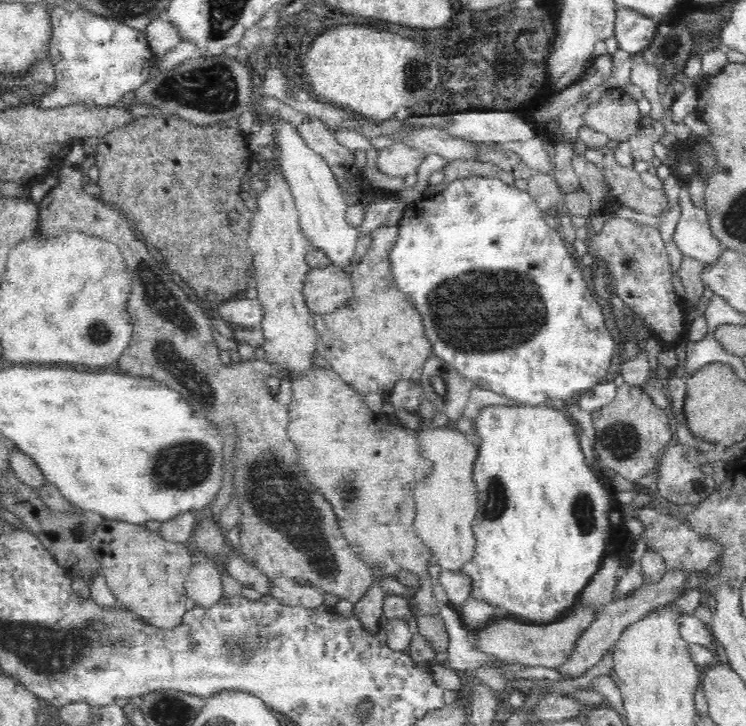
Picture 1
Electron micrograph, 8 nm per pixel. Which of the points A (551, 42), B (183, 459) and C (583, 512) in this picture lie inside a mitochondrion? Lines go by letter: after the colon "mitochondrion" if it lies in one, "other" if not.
A: other
B: mitochondrion
C: mitochondrion

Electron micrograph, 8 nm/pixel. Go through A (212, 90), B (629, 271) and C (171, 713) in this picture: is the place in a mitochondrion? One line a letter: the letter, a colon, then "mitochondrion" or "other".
A: mitochondrion
B: mitochondrion
C: mitochondrion

